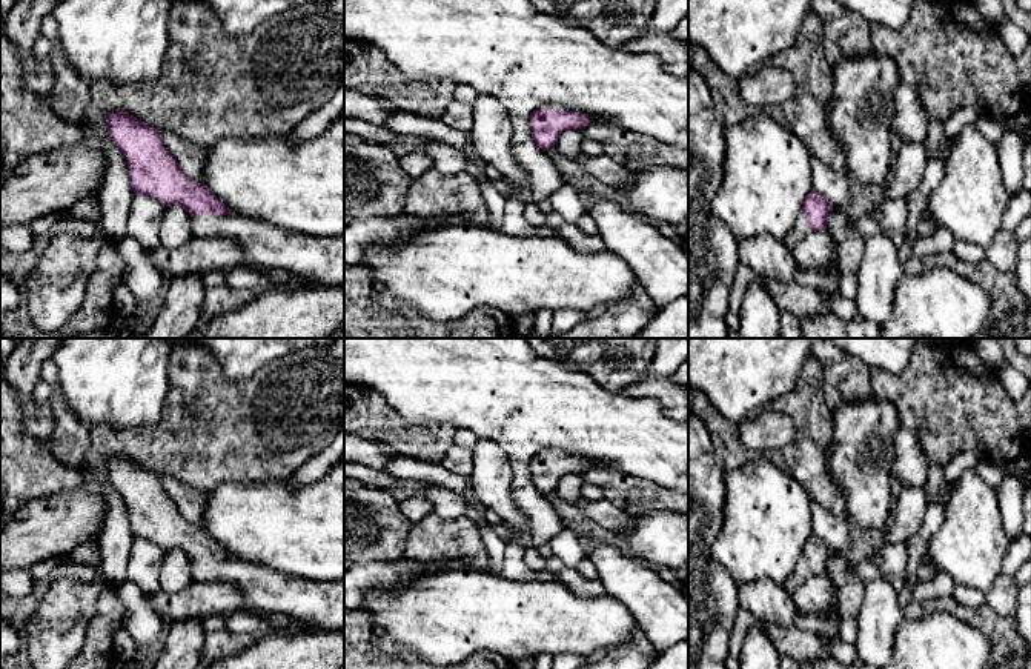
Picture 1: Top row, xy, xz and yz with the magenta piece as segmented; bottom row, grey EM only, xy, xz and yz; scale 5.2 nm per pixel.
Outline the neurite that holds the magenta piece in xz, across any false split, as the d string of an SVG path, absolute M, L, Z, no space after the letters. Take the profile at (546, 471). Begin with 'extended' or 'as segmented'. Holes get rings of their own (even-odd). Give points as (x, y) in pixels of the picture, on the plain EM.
extended; M547 448L530 460L530 478L535 488L547 495L556 489L558 481L567 474L582 474L588 468L608 468L604 463L585 460L561 448Z

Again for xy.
extended; M120 455L104 460L104 466L109 483L128 506L134 538L183 551L192 561L194 581L232 583L249 607L344 631L344 580L309 580L234 560L206 531L184 518L155 472Z

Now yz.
extended; M813 534L805 541L793 572L782 584L785 591L793 595L810 577L827 574L831 551L831 546Z

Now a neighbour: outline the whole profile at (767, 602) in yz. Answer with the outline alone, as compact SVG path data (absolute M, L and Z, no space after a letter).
M768 580L739 586L738 600L741 609L747 609L759 624L794 626L799 614L791 594Z

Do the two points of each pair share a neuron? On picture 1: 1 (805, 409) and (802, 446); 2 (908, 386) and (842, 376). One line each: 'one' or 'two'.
1: one
2: two

